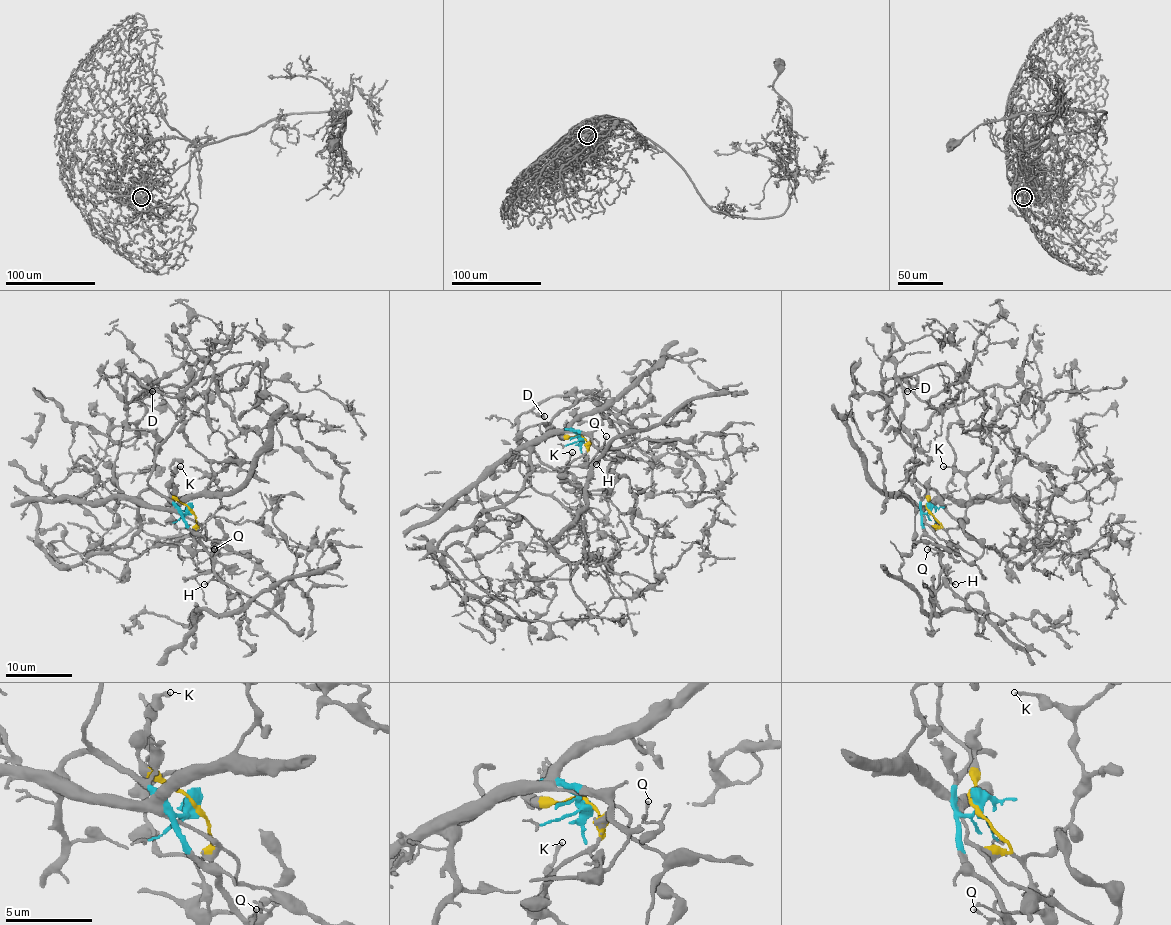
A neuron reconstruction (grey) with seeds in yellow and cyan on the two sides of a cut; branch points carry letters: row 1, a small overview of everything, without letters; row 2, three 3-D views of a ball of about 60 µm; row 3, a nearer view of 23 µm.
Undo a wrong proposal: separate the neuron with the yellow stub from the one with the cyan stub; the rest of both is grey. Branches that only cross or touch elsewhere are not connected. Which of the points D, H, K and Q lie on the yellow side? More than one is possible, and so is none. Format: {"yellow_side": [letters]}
{"yellow_side": ["K"]}

